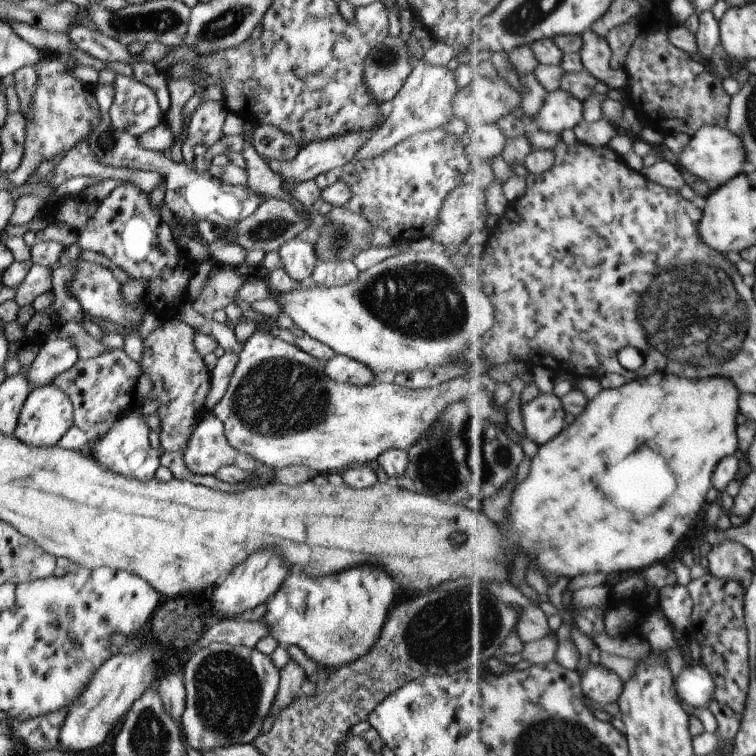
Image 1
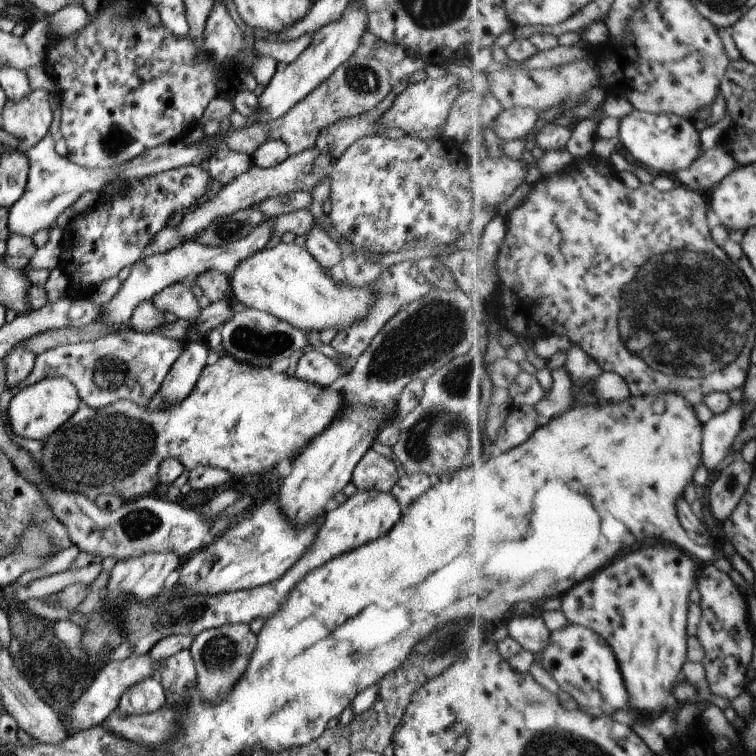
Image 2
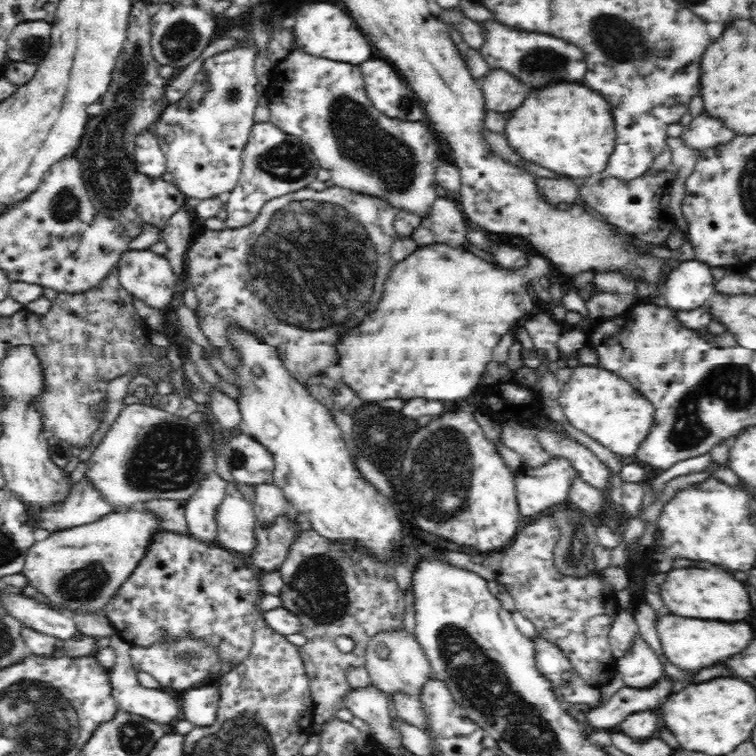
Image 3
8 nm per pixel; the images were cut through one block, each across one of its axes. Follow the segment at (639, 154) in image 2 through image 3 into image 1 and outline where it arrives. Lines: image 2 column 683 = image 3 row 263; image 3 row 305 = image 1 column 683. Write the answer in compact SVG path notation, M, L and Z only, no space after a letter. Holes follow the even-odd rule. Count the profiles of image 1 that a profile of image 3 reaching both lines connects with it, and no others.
M706 125L691 137L691 141L677 157L681 167L695 175L700 181L706 181L713 187L723 187L743 172L742 168L746 163L746 149L743 140L729 128Z

